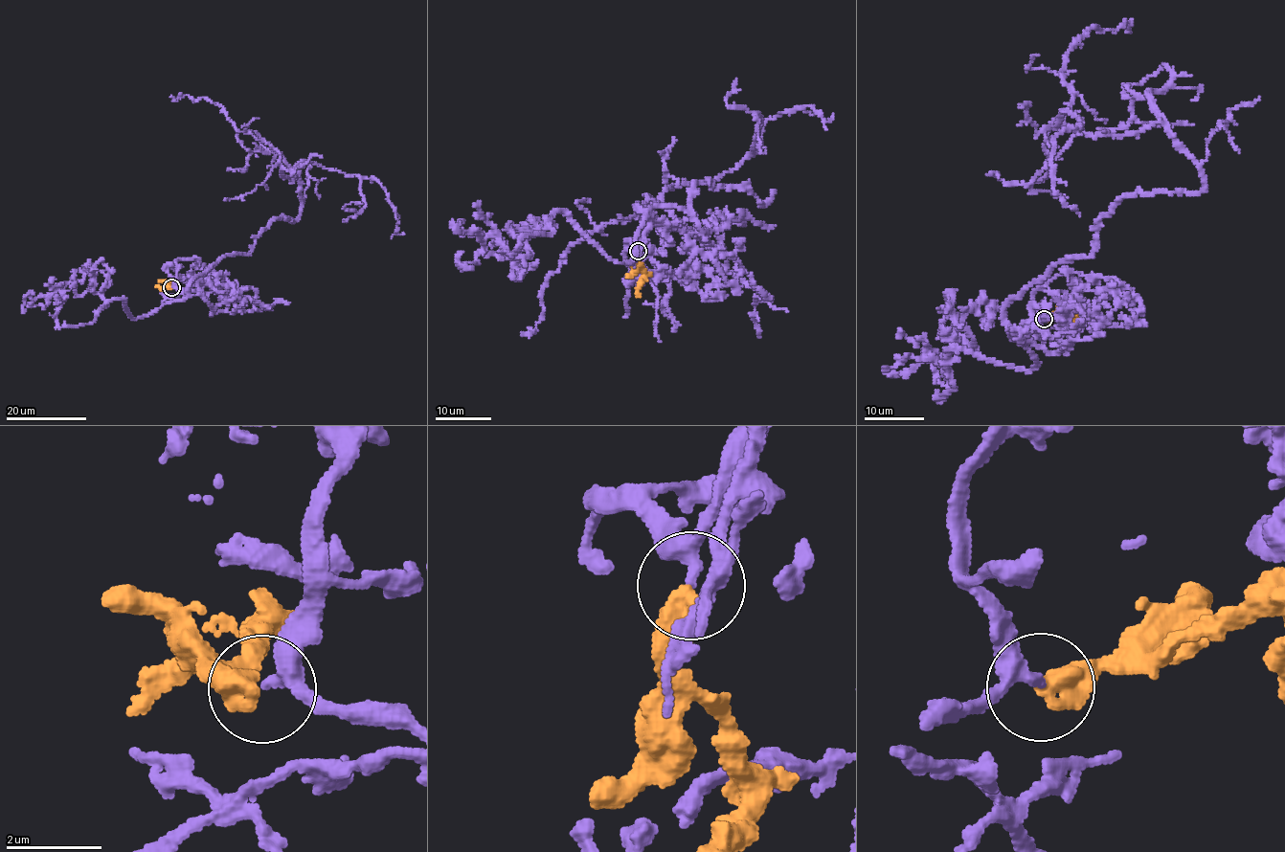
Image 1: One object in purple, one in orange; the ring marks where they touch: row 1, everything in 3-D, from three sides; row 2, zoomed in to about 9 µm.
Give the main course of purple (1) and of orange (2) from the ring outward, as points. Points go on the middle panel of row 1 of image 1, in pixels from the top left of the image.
1: (638, 251), (639, 206), (768, 296), (663, 198), (753, 153), (736, 79)
2: (637, 251), (637, 259), (644, 276), (636, 296)

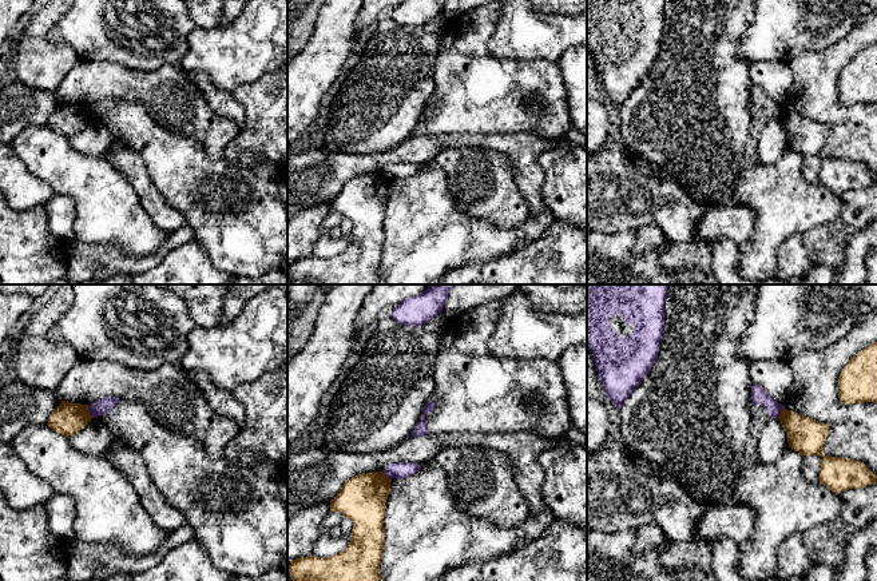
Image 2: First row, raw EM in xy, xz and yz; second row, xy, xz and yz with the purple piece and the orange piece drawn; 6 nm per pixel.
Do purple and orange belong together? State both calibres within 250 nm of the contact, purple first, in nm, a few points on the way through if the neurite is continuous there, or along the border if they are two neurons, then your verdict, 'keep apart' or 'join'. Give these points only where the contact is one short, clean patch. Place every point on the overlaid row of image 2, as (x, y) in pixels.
100 nm thick on the purple side, 200 nm on the other; border along xy (87, 405), (87, 410), (94, 417); keep apart

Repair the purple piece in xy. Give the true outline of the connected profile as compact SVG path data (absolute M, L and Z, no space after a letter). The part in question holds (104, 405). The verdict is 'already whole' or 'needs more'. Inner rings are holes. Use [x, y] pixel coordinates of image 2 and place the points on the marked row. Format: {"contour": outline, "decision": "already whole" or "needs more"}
{"contour": "M104 397L88 405L88 411L94 418L110 413L118 403L119 397Z", "decision": "already whole"}

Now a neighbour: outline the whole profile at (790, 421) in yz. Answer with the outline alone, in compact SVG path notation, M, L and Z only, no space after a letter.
M782 405L778 419L787 434L789 447L801 455L824 455L824 443L829 434L829 425L789 411Z

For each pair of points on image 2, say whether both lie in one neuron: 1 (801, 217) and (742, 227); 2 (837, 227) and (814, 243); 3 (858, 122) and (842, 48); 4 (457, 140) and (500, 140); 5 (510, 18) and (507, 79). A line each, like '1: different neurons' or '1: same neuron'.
1: different neurons
2: same neuron
3: same neuron
4: same neuron
5: different neurons

